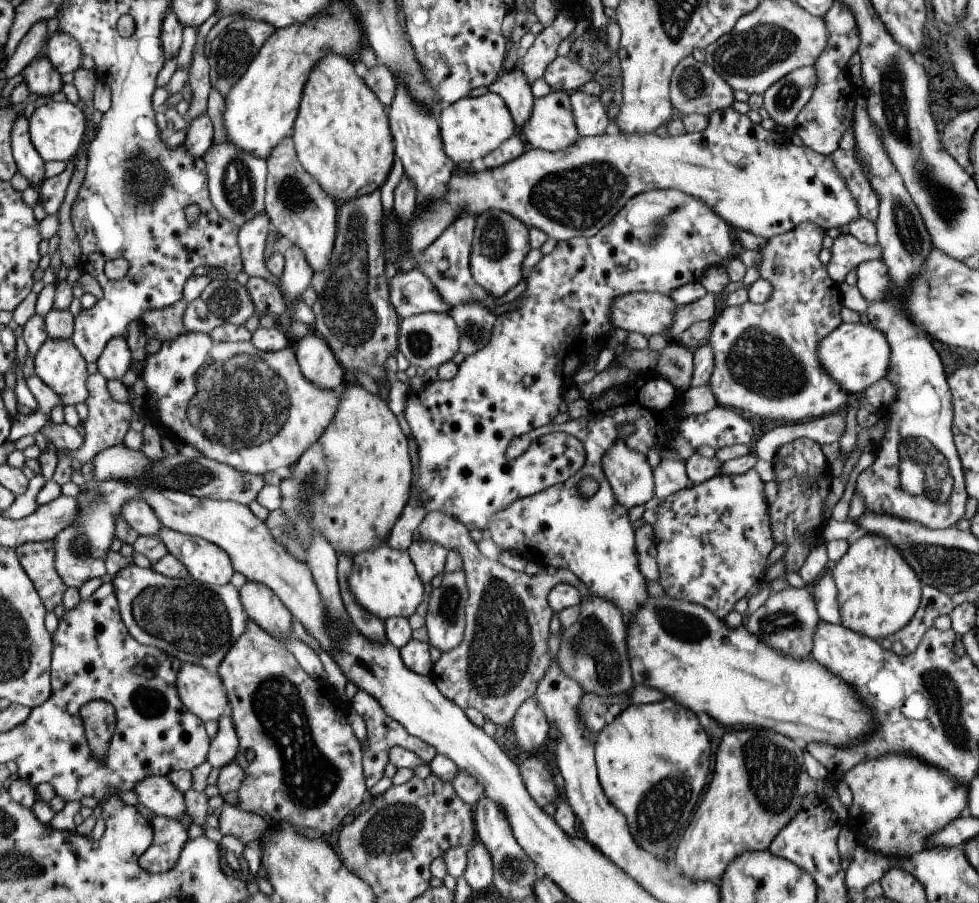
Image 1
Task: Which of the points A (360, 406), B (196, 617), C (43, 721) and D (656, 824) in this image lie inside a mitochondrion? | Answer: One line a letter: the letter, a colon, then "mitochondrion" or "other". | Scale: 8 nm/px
A: other
B: mitochondrion
C: other
D: mitochondrion

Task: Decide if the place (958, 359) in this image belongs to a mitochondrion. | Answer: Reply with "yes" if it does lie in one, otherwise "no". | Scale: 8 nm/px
no

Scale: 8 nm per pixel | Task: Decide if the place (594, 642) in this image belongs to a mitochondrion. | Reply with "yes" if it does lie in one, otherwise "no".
yes

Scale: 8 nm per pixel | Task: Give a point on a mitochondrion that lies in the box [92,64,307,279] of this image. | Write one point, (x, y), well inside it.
(145, 172)

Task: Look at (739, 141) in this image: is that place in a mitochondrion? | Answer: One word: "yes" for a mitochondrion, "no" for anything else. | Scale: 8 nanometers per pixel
no

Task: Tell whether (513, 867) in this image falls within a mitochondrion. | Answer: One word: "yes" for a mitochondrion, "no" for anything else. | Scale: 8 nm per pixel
yes

